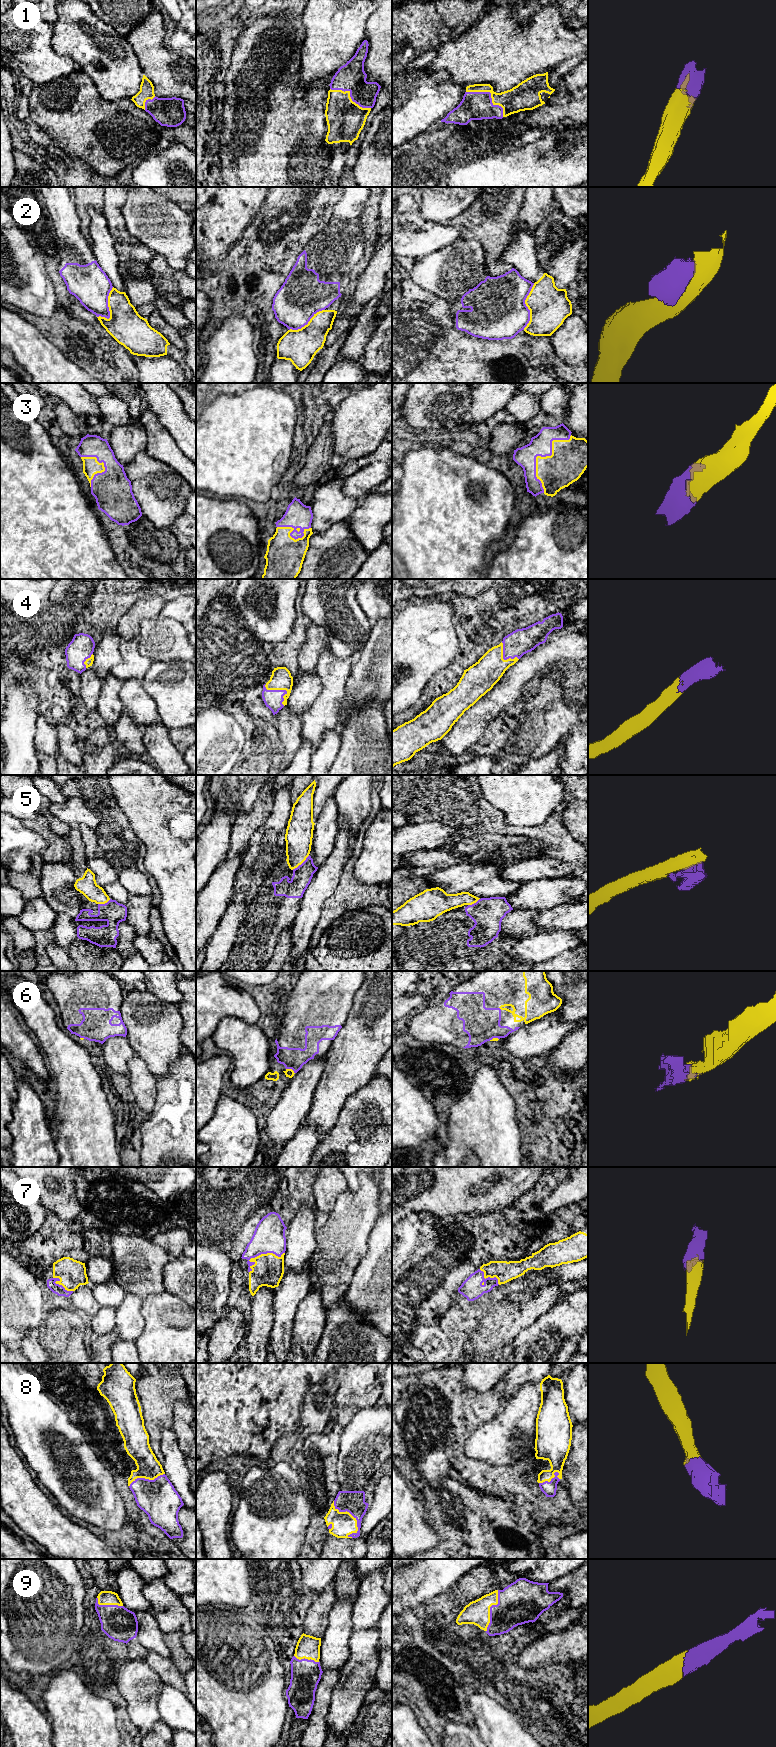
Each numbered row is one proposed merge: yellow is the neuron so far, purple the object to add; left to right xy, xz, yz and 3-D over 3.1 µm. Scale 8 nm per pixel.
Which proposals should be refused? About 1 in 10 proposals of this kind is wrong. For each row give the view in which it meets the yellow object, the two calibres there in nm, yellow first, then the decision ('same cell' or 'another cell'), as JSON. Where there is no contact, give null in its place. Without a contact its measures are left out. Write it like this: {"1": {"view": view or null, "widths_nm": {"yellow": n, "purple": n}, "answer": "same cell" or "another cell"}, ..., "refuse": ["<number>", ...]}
{"1": {"view": "yz", "widths_nm": {"yellow": 220, "purple": 220}, "answer": "same cell"}, "2": {"view": "yz", "widths_nm": {"yellow": 320, "purple": 440}, "answer": "another cell"}, "3": {"view": "yz", "widths_nm": {"yellow": 300, "purple": 180}, "answer": "same cell"}, "4": {"view": "xz", "widths_nm": {"yellow": 170, "purple": 150}, "answer": "same cell"}, "5": {"view": "xz", "widths_nm": {"yellow": 220, "purple": 160}, "answer": "another cell"}, "6": {"view": "xz", "widths_nm": {"yellow": 70, "purple": 180}, "answer": "same cell"}, "7": {"view": "xz", "widths_nm": {"yellow": 240, "purple": 260}, "answer": "same cell"}, "8": {"view": "xz", "widths_nm": {"yellow": 190, "purple": 180}, "answer": "same cell"}, "9": {"view": "yz", "widths_nm": {"yellow": 200, "purple": 340}, "answer": "same cell"}, "refuse": ["2", "5"]}

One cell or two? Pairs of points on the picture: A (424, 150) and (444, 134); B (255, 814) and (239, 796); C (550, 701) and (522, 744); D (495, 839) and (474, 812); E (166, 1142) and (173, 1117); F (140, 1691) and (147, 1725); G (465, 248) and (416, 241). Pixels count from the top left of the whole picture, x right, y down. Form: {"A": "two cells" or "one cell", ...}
{"A": "one cell", "B": "two cells", "C": "one cell", "D": "one cell", "E": "one cell", "F": "one cell", "G": "two cells"}

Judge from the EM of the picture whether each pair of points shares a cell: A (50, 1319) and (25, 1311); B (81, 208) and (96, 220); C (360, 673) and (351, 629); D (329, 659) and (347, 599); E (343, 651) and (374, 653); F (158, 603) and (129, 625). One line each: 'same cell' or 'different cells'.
A: different cells
B: different cells
C: different cells
D: different cells
E: different cells
F: same cell

